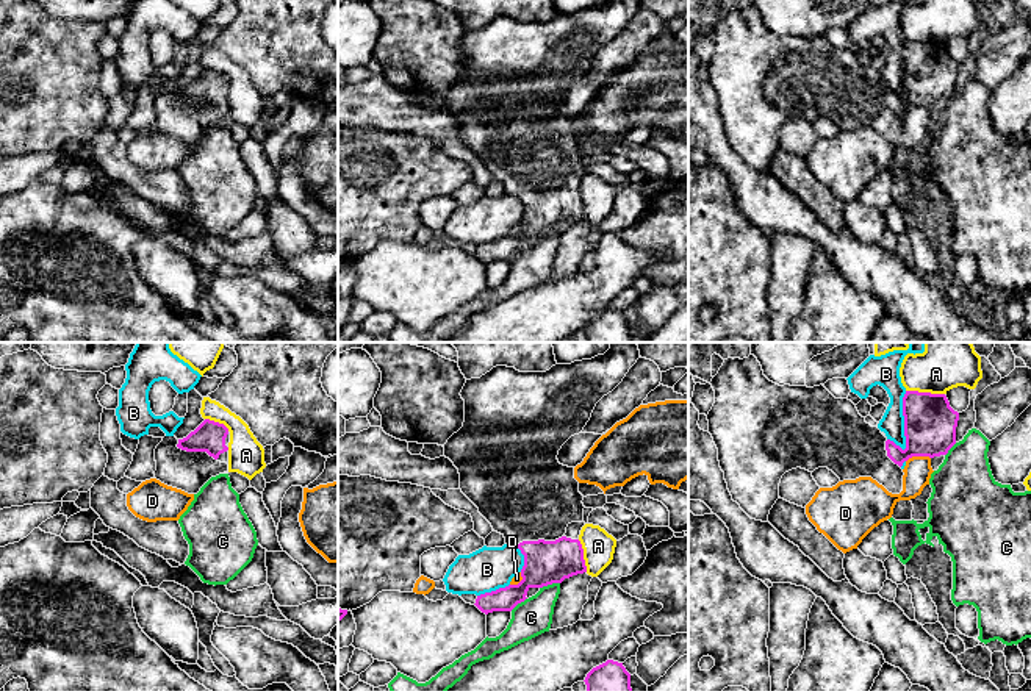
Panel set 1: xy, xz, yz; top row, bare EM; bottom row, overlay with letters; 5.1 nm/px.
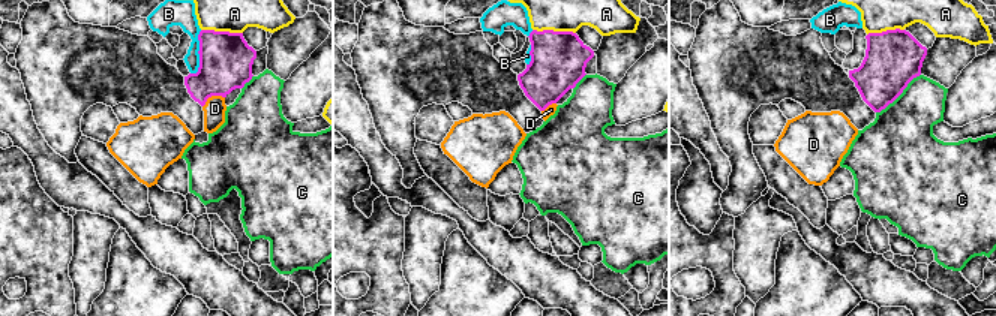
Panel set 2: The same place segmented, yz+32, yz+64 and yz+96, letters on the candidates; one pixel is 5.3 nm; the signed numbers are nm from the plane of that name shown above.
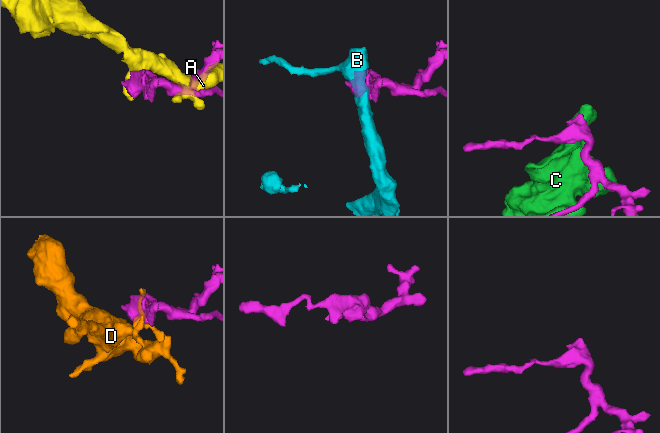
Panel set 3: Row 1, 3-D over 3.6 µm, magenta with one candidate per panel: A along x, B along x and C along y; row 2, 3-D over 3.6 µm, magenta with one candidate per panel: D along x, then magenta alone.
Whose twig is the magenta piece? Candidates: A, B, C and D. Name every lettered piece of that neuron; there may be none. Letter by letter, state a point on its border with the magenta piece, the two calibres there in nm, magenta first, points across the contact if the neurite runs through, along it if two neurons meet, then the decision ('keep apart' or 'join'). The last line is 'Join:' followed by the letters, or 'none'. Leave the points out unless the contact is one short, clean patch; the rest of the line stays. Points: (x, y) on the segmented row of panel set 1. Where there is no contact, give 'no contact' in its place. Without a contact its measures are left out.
A: meets magenta in yz at (925, 393); 280 nm thick on the magenta side, 280 nm on the other; keep apart
B: meets magenta in yz at (905, 421); 280 nm thick on the magenta side, 130 nm on the other; keep apart
C: meets magenta in xz at (549, 583); 220 nm thick on the magenta side, 190 nm on the other; keep apart
D: meets magenta in yz at (917, 455); 280 nm thick on the magenta side, 140 nm on the other; keep apart
Join: none

